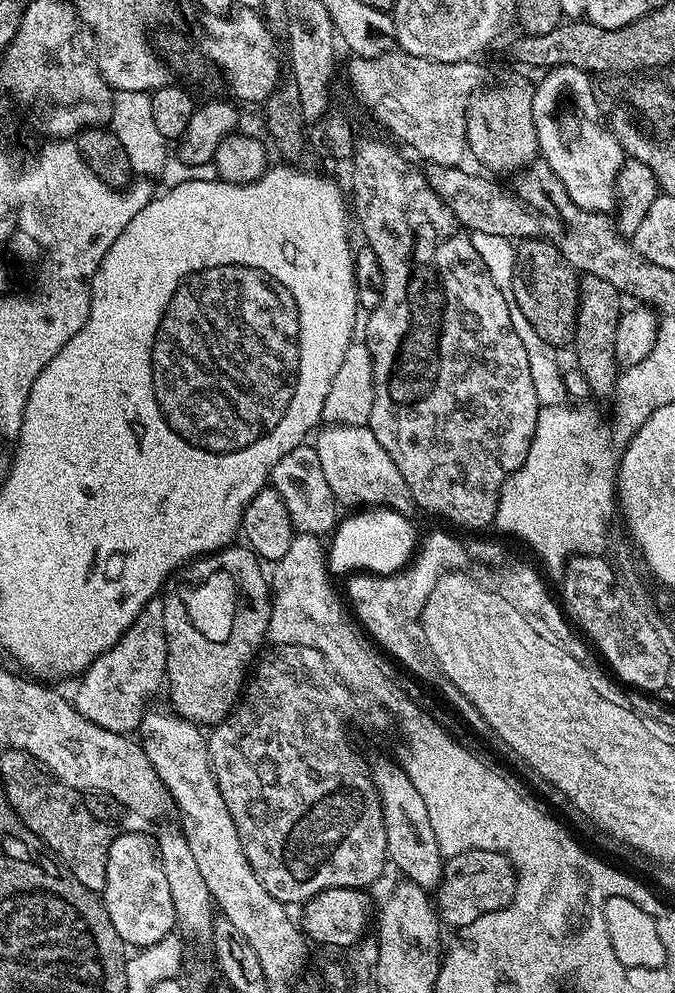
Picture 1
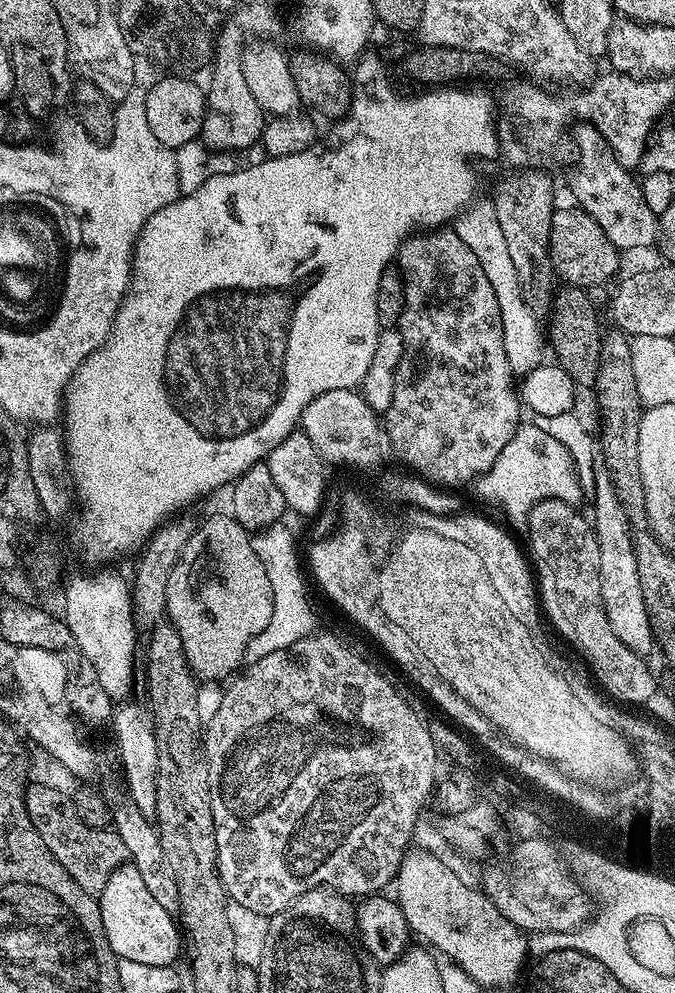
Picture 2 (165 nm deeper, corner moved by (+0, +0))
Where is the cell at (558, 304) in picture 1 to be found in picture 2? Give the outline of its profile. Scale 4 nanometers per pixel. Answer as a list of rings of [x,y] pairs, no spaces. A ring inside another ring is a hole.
[[[564,286],[555,293],[552,301],[552,329],[547,330],[546,336],[550,341],[550,348],[556,351],[555,363],[560,365],[573,380],[577,389],[591,389],[598,378],[598,366],[600,365],[600,341],[602,339],[602,327],[596,317],[596,308],[587,291],[583,288]]]

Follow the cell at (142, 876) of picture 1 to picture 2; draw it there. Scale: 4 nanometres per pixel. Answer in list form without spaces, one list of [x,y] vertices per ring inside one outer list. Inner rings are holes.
[[[132,863],[124,864],[110,874],[110,882],[106,882],[106,890],[100,892],[98,899],[102,926],[106,930],[110,950],[114,950],[117,958],[142,962],[142,966],[170,968],[177,963],[175,960],[182,956],[181,929],[173,913],[163,908],[150,894],[150,890],[146,890],[142,874],[138,874]]]

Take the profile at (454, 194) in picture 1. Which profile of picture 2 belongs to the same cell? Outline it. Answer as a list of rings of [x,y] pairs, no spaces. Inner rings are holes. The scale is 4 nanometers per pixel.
[[[577,206],[574,209],[555,209],[552,216],[552,236],[549,238],[553,270],[565,285],[593,290],[604,284],[620,268],[621,249],[613,246],[602,234],[602,226]]]

